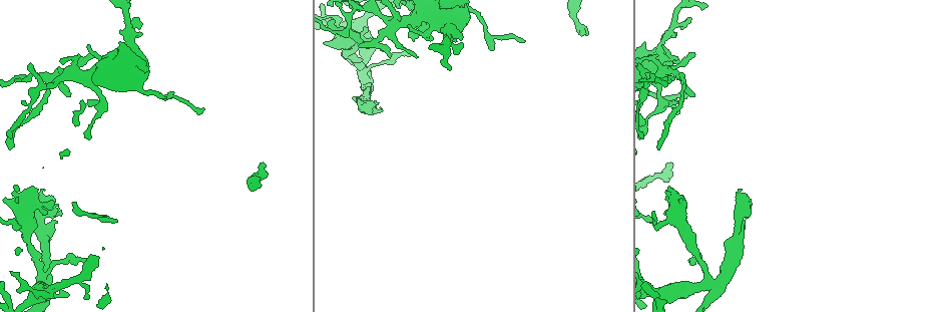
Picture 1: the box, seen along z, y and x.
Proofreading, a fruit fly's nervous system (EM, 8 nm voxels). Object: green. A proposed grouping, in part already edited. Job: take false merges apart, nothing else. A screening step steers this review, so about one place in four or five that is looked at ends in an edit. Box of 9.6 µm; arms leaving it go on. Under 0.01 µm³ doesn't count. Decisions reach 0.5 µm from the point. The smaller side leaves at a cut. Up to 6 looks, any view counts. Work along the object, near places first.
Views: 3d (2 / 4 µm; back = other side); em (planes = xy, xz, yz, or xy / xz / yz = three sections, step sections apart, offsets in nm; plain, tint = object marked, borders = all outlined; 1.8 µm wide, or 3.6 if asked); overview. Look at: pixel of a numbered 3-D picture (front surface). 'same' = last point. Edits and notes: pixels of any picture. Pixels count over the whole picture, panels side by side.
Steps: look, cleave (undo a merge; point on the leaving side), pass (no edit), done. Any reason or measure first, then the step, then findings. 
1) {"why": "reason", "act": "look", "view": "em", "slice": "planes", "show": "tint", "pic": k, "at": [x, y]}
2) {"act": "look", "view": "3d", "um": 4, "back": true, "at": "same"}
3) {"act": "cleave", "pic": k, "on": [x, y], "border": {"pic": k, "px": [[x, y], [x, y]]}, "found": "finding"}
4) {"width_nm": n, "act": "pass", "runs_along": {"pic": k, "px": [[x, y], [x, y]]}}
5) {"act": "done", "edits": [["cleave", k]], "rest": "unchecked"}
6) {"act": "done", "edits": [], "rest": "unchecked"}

{"why": "abrupt turn", "act": "look", "view": "em", "um": 3.6, "slice": "planes", "show": "tint", "pic": 1, "at": [7, 222]}

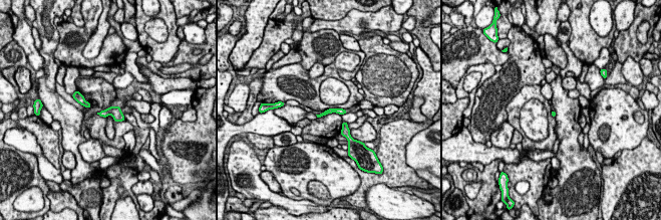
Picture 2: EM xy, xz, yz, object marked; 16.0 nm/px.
{"act": "pass", "runs_along": {"pic": 2, "px": [[345, 111], [328, 111], [318, 116]]}, "found": "one neuron here"}

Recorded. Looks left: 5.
{"why": "thin neck", "act": "look", "view": "3d", "um": 2, "pic": 1, "at": [39, 279]}

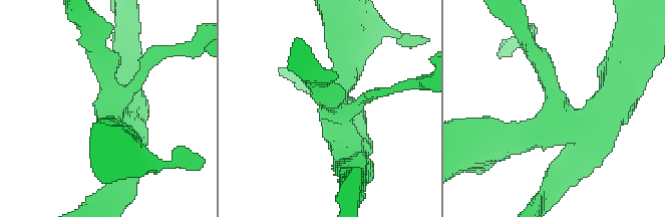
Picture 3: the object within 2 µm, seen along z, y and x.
{"why": "now the EM", "act": "look", "view": "em", "slice": "planes", "show": "tint", "pic": 3, "at": [109, 111]}

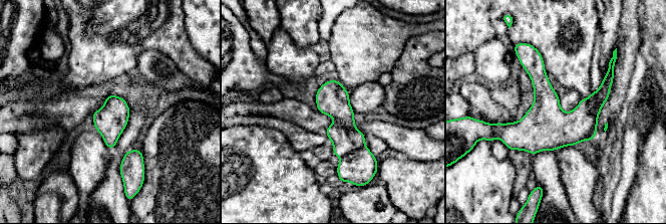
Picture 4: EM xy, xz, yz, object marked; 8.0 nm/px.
{"act": "pass", "found": "all the same neuron"}

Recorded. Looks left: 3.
{"why": "arms part here", "act": "look", "view": "3d", "um": 4, "pic": 1, "at": [677, 76]}

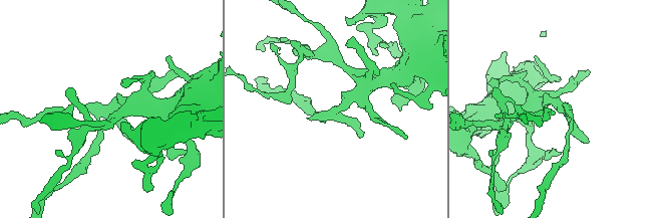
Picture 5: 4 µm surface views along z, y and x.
{"act": "look", "view": "em", "slice": "planes", "show": "tint", "pic": 5, "at": [337, 108]}

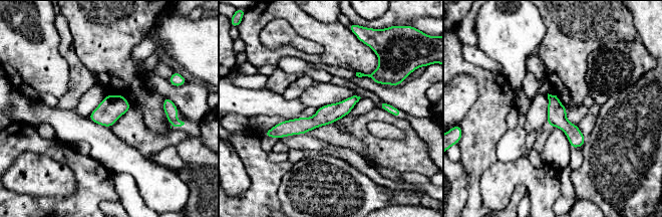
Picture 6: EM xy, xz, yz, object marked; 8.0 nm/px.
{"act": "pass", "runs_along": {"pic": 6, "px": [[356, 98], [313, 123], [275, 134]]}, "found": "continuous, no second neuron"}

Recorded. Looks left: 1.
{"act": "done", "edits": [], "rest": "unchecked"}

